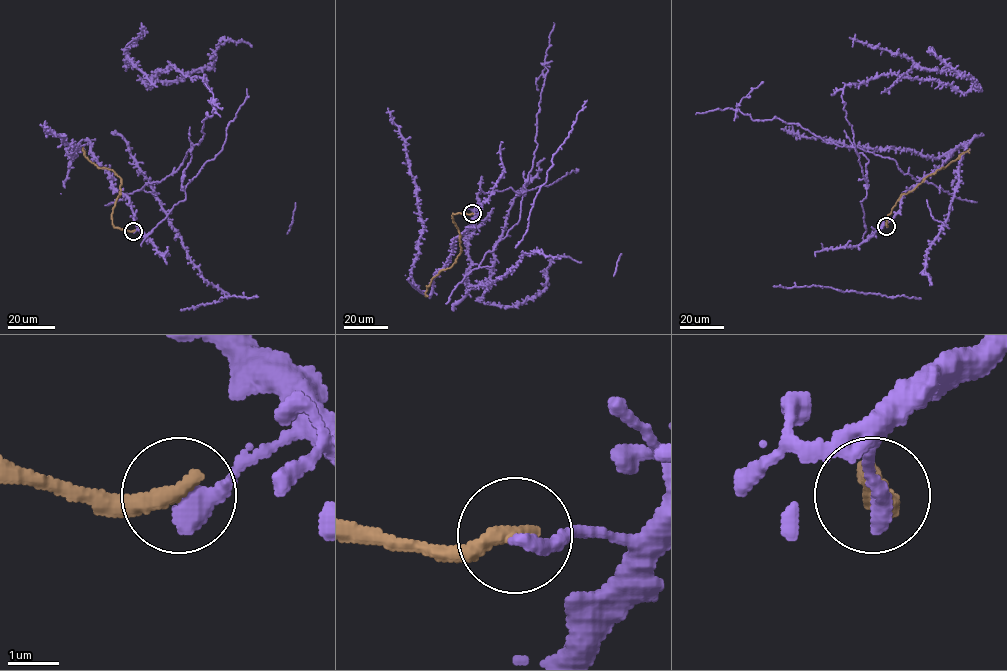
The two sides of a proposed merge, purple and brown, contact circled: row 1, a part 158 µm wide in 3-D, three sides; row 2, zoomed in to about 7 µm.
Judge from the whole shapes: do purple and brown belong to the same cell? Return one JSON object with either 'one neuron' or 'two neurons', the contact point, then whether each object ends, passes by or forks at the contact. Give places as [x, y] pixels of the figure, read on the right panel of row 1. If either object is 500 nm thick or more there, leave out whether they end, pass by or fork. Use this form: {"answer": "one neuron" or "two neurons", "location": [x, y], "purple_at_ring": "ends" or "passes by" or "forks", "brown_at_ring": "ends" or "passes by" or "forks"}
{"answer": "two neurons", "location": [886, 226], "purple_at_ring": "ends", "brown_at_ring": "ends"}

